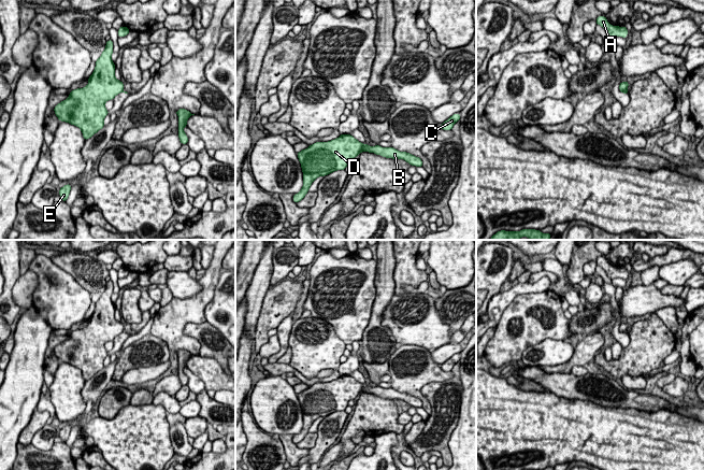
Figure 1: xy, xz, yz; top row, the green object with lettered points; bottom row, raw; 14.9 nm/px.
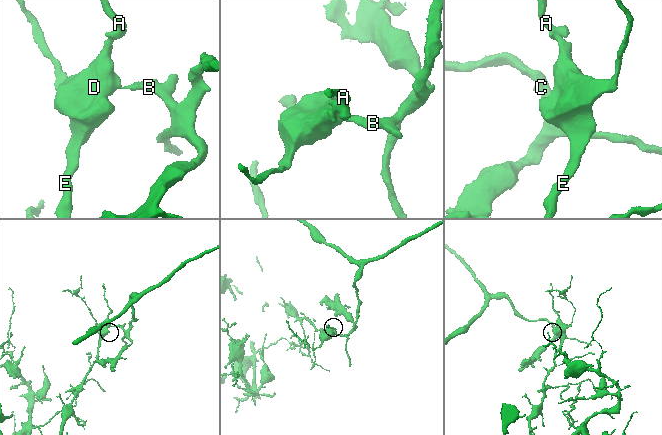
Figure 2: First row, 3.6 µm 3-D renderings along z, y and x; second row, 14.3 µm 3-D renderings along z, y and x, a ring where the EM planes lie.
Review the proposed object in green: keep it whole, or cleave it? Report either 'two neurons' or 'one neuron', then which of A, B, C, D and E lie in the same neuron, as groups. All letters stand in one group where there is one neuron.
two neurons; groups A D E / B C

